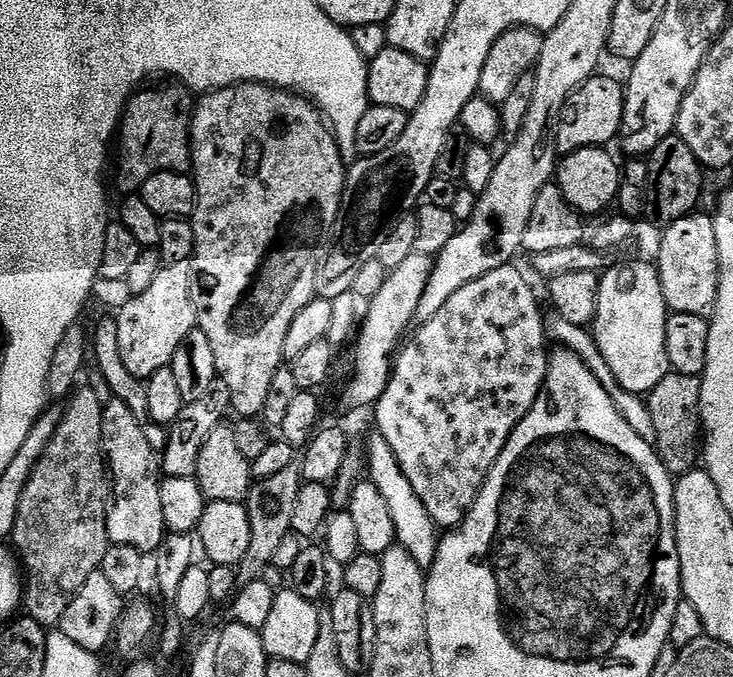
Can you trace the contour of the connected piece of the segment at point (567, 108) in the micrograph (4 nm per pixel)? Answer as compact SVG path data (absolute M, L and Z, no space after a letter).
M597 74L589 78L579 90L560 107L554 121L556 151L561 157L569 156L583 148L602 148L620 135L624 113L624 89L612 76Z

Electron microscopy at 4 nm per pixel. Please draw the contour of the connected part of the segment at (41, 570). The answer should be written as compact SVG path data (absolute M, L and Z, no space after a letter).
M84 386L72 393L66 404L68 409L63 409L58 430L54 438L50 438L46 454L42 454L38 466L34 466L30 482L26 482L22 490L22 502L18 502L18 518L14 522L10 544L26 577L22 588L22 608L31 620L38 622L45 630L55 629L59 625L62 614L66 614L66 606L74 602L74 594L86 586L86 578L100 571L102 558L106 558L106 550L110 547L106 530L110 477L102 450L104 406L98 402L92 388Z

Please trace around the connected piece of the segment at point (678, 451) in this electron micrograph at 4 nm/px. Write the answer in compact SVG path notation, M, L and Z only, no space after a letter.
M669 371L668 376L662 378L662 382L658 382L652 392L647 393L646 403L650 410L650 419L654 422L654 447L666 470L676 478L693 471L697 467L698 453L702 448L700 377Z

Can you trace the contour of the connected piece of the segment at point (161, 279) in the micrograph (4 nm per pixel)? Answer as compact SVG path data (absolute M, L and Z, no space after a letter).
M191 263L163 265L146 294L133 296L126 306L119 308L114 319L118 326L118 346L121 347L121 356L130 374L147 382L151 376L158 374L158 370L169 367L186 334L198 328L196 303L192 300Z

